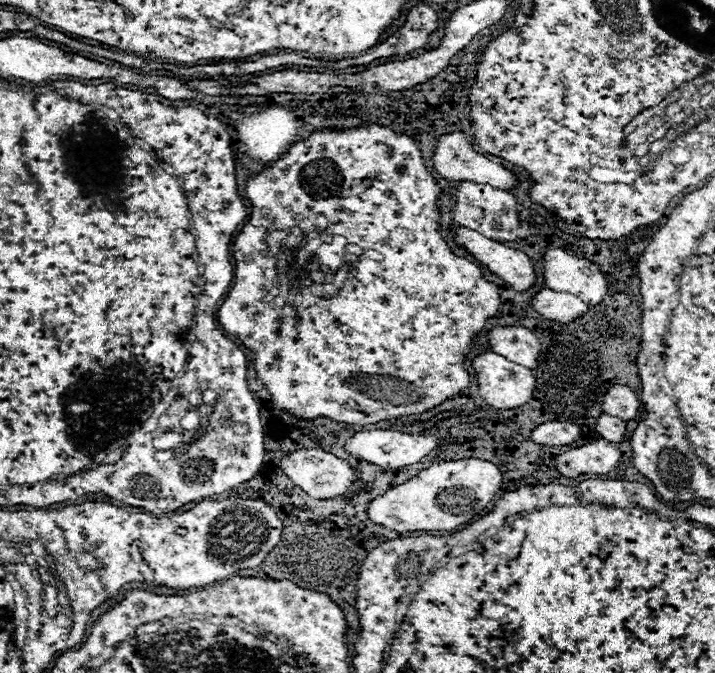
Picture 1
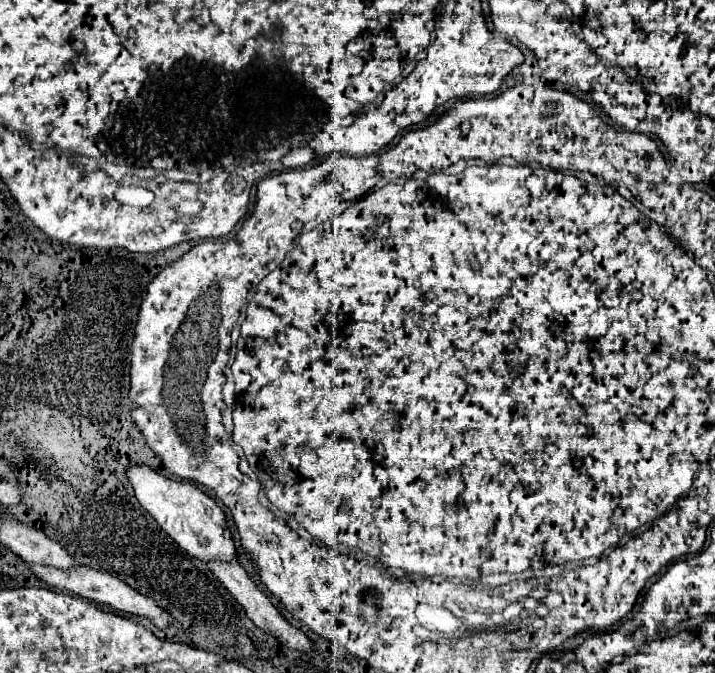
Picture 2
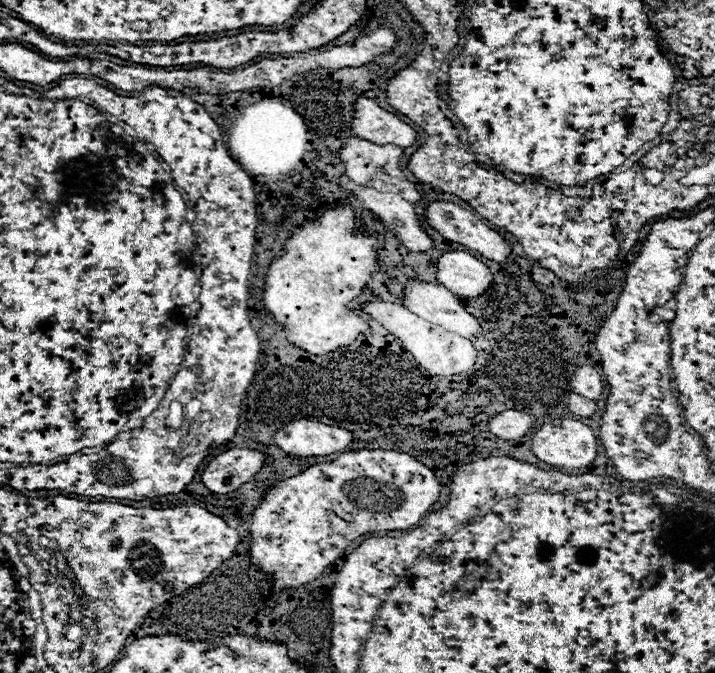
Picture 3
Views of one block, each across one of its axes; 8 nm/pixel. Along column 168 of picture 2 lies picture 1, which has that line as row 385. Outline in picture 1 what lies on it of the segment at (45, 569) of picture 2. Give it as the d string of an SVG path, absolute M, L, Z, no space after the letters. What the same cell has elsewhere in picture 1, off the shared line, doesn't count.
M616 384L606 392L606 398L602 402L602 410L606 414L614 414L616 418L622 418L624 422L634 420L640 412L640 400L638 396L624 384Z

